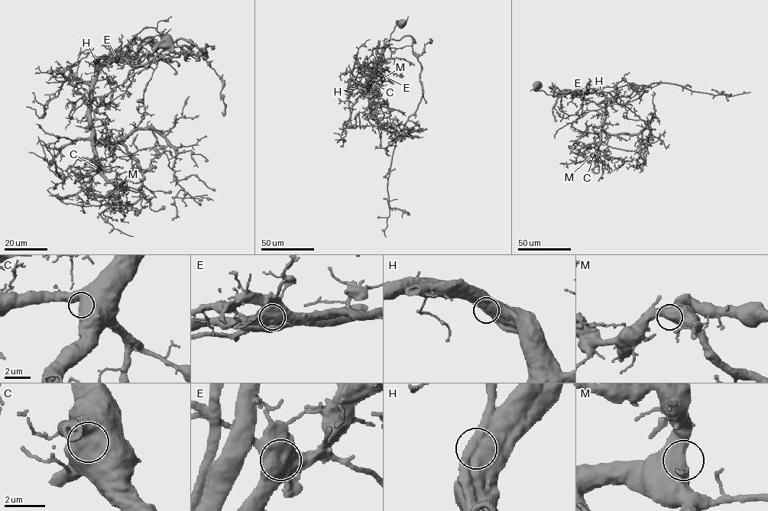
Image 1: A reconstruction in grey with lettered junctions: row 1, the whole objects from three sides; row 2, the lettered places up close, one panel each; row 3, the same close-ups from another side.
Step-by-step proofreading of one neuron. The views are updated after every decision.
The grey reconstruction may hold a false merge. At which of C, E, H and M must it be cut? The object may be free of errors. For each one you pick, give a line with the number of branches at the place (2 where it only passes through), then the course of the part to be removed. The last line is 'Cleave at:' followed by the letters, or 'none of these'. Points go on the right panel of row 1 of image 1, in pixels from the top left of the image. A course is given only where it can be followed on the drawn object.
Cleave at: none of these

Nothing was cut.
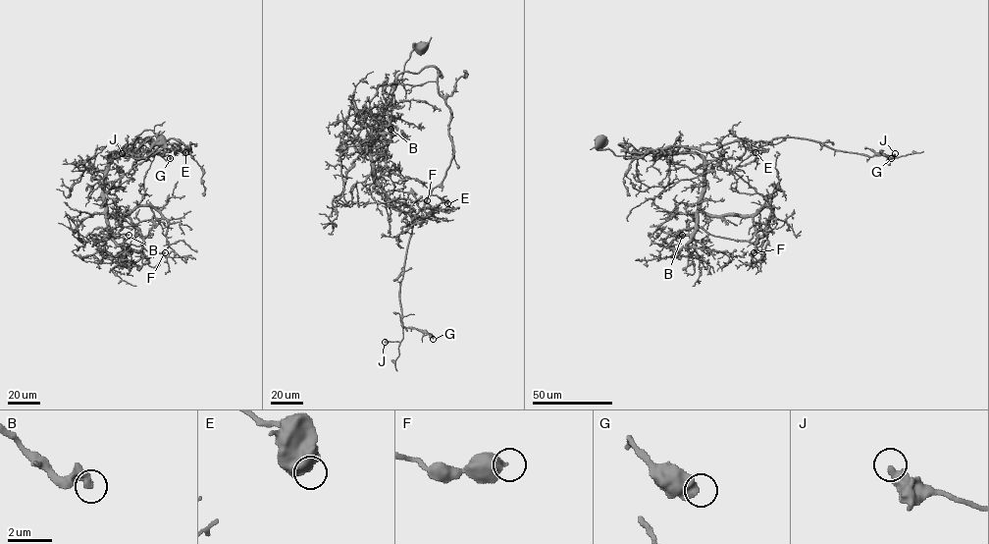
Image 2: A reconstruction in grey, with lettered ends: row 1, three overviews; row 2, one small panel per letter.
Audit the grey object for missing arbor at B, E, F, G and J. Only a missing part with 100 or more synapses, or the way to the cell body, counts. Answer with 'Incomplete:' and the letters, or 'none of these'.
Incomplete: B

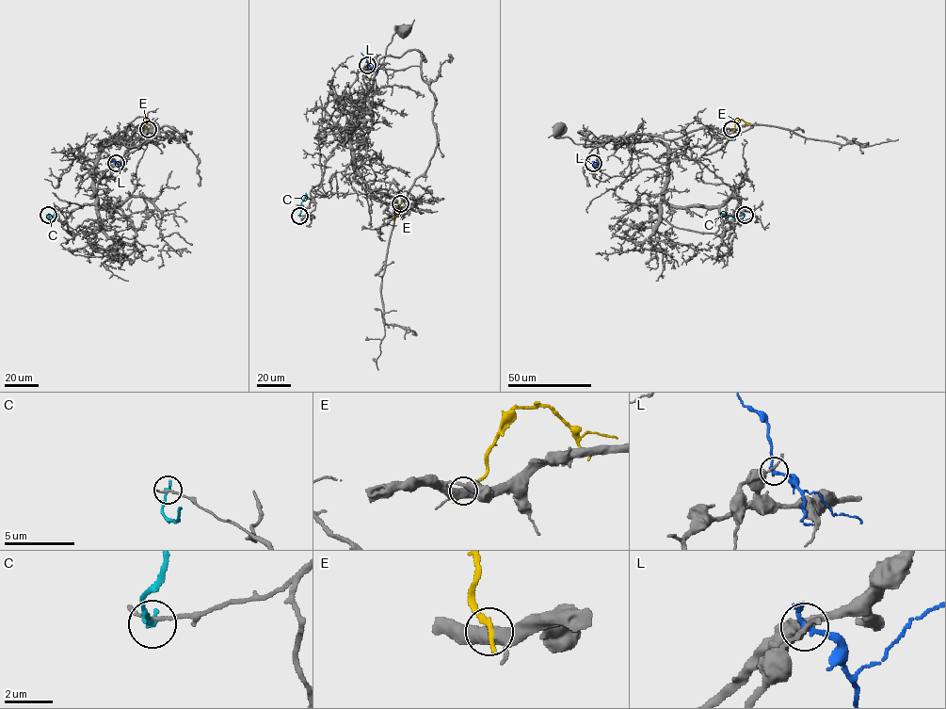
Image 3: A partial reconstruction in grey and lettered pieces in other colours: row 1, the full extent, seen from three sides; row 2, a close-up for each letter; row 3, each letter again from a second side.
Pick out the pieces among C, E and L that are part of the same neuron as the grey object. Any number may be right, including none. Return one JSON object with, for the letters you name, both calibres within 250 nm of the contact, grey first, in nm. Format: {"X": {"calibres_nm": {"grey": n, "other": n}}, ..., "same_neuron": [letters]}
{"same_neuron": []}

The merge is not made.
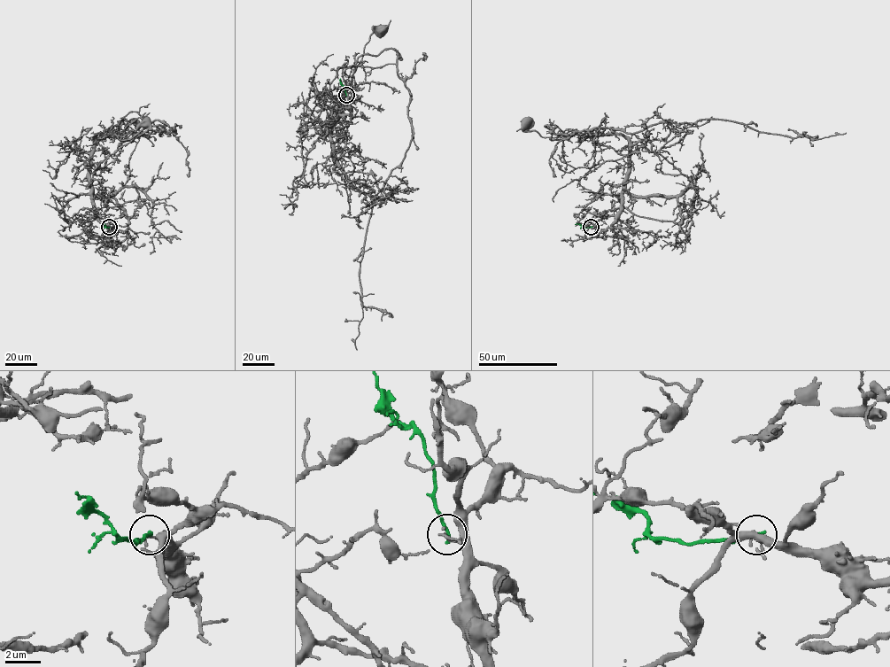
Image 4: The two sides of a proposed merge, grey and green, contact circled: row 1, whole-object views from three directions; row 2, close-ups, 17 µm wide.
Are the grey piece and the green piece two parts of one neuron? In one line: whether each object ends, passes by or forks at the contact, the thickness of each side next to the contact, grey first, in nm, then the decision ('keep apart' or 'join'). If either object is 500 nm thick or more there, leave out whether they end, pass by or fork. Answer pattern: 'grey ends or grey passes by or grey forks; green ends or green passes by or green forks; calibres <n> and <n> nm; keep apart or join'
grey passes by; green ends; calibres 110 and 190 nm; keep apart

